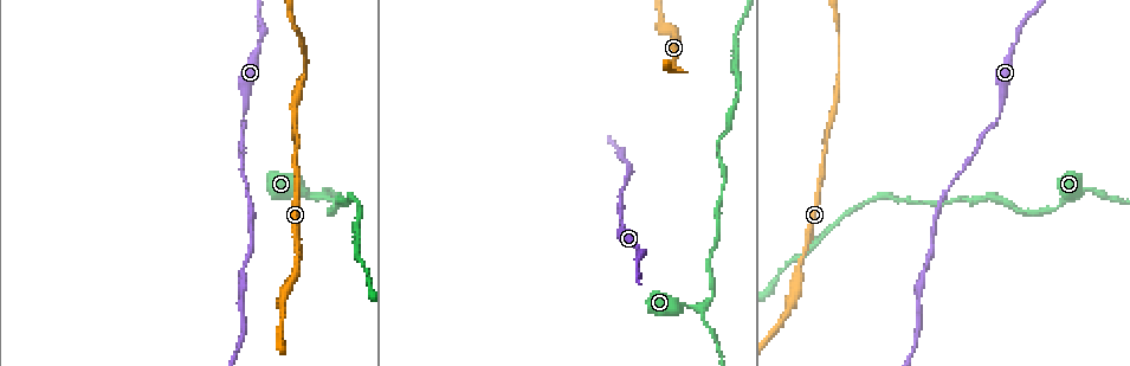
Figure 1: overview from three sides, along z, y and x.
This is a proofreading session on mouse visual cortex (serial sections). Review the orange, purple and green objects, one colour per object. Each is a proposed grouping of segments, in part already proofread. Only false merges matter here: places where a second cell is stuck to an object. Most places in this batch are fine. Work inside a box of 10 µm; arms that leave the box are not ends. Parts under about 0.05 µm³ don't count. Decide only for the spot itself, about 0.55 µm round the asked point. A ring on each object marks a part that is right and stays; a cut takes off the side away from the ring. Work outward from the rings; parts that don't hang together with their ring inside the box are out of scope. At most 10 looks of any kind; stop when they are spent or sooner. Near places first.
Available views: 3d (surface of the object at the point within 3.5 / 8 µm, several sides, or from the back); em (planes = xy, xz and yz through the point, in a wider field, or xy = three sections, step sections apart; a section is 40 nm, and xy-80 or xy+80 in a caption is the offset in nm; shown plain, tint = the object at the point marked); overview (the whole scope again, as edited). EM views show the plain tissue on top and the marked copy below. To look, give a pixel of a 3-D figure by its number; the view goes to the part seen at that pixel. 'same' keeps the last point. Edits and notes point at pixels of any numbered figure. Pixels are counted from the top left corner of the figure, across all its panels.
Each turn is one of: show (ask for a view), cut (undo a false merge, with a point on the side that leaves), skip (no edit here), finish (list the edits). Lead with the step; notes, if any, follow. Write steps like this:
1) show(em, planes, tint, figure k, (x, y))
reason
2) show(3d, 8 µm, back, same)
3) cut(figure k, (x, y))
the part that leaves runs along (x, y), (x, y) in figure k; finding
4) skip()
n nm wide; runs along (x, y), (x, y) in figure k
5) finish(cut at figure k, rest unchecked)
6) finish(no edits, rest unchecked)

show(3d, 3.5 µm, back, figure 1, (290, 13))
calibre changes

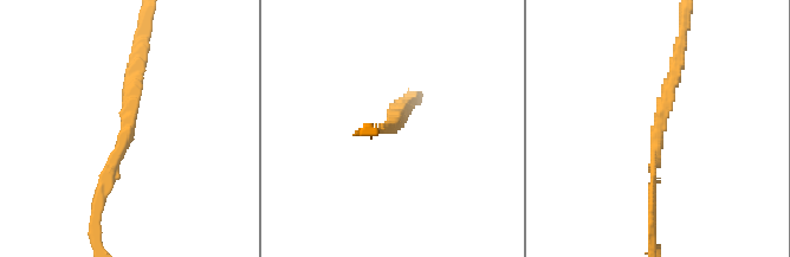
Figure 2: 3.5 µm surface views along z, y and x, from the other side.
show(em, xy, step 5, tint, figure 2, (656, 128))

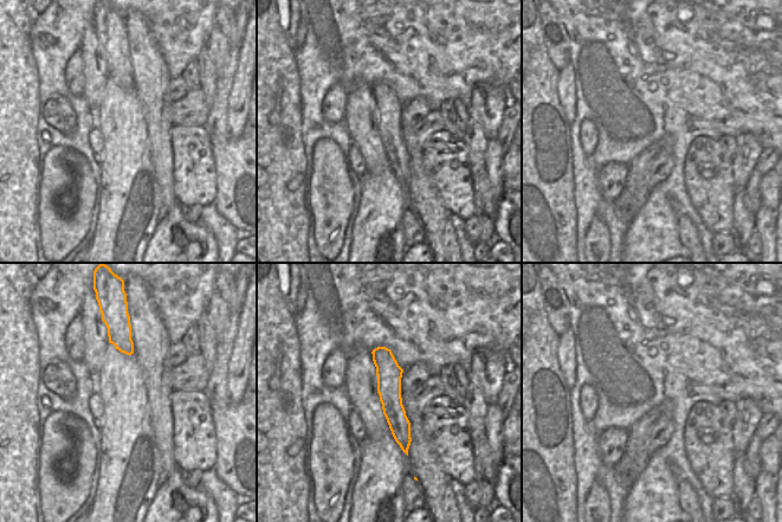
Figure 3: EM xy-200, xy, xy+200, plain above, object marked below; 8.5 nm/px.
skip()
runs along (99, 198), (140, 82) in figure 2; all the same cell

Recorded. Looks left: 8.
show(3d, 8 µm, figure 1, (243, 117))
thin neck

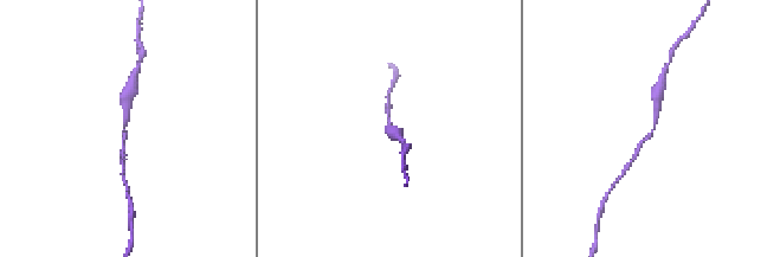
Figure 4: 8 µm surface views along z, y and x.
show(3d, 3.5 µm, back, same)
closer look

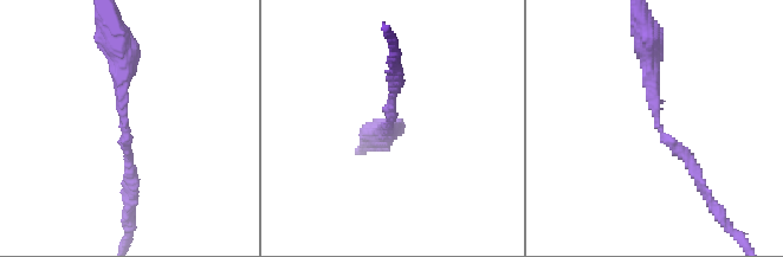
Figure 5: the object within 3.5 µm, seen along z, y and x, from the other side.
show(em, planes, tint, figure 5, (390, 127))

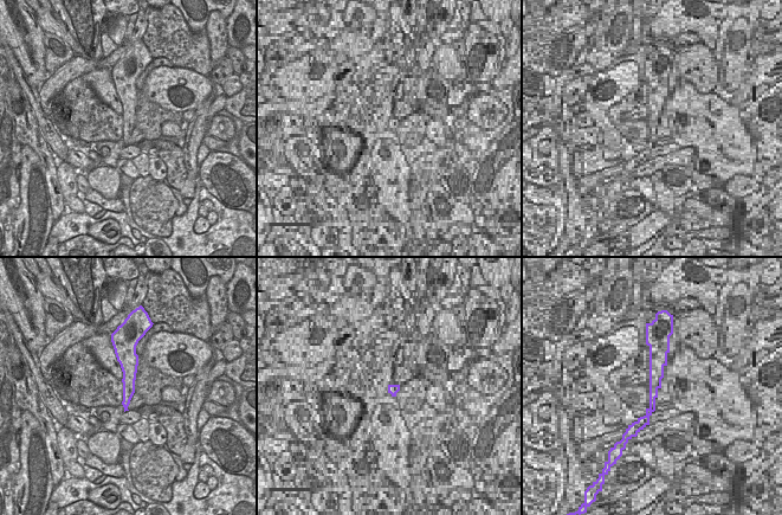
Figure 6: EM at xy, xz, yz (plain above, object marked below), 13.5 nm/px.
skip()
190 nm wide; runs along (121, 352), (128, 360), (125, 403) in figure 6; continuous, no second cell

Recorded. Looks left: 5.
show(3d, 8 µm, figure 1, (320, 196))
narrows sharply

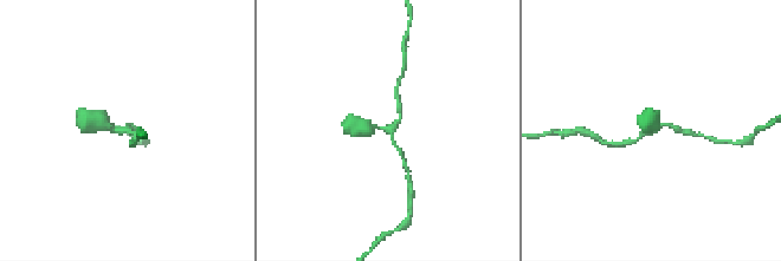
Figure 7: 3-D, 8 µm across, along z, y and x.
show(3d, 3.5 µm, same)

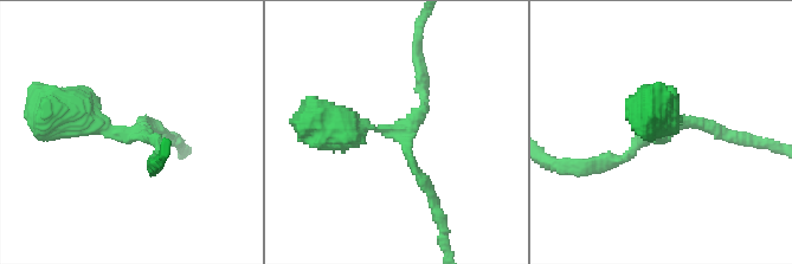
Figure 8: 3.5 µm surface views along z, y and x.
show(em, xy, step 2, tint, figure 8, (403, 133))
3 arms; arms of 150, 150, 450 nm

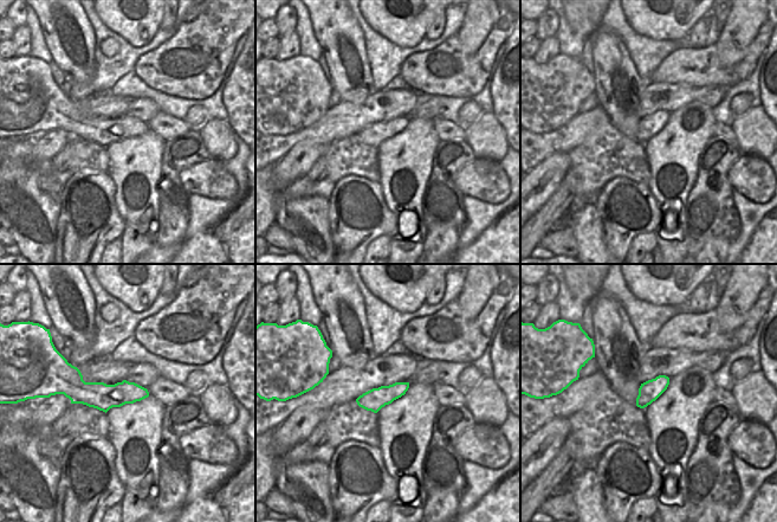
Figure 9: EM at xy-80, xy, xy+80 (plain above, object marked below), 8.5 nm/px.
skip()
runs along (63, 385), (84, 393), (144, 394) in figure 9; one cell here

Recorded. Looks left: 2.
finish(no edits, rest unchecked)

